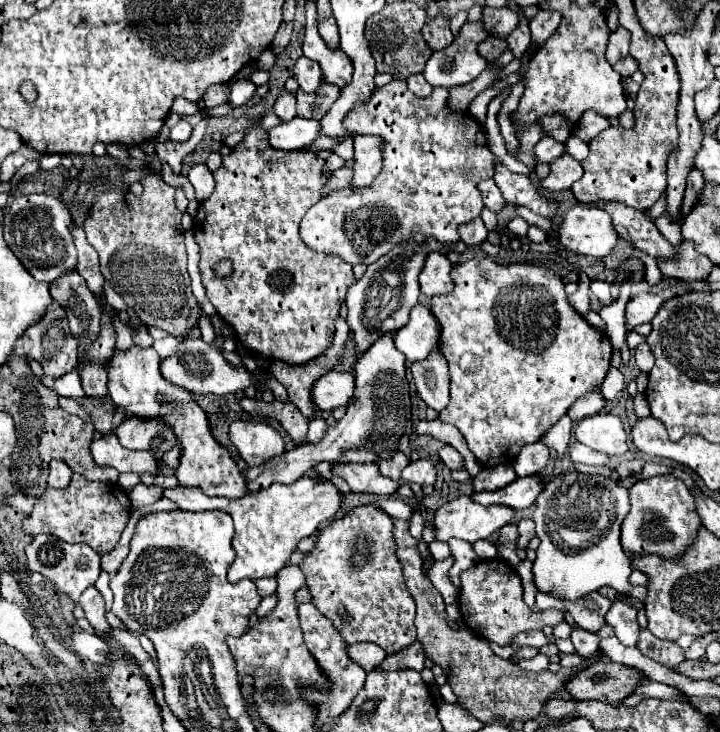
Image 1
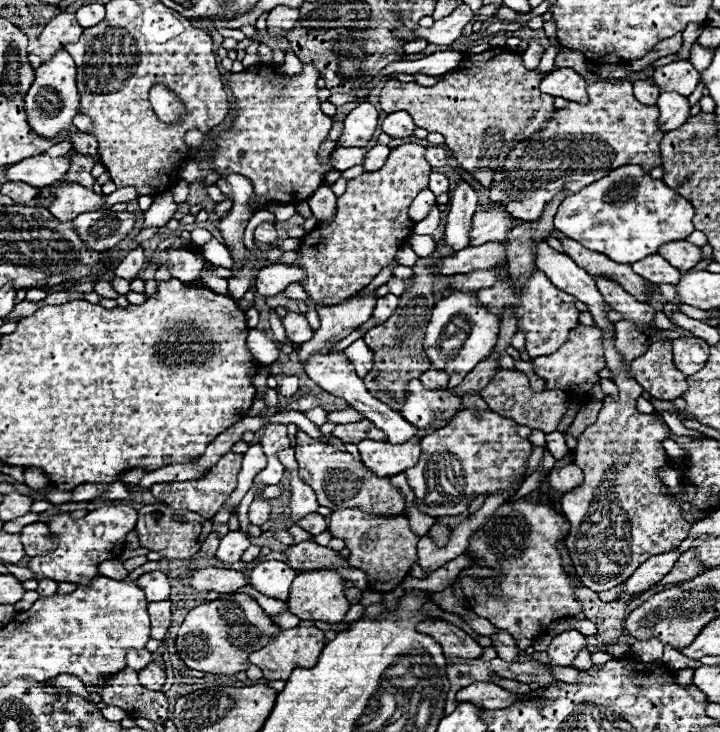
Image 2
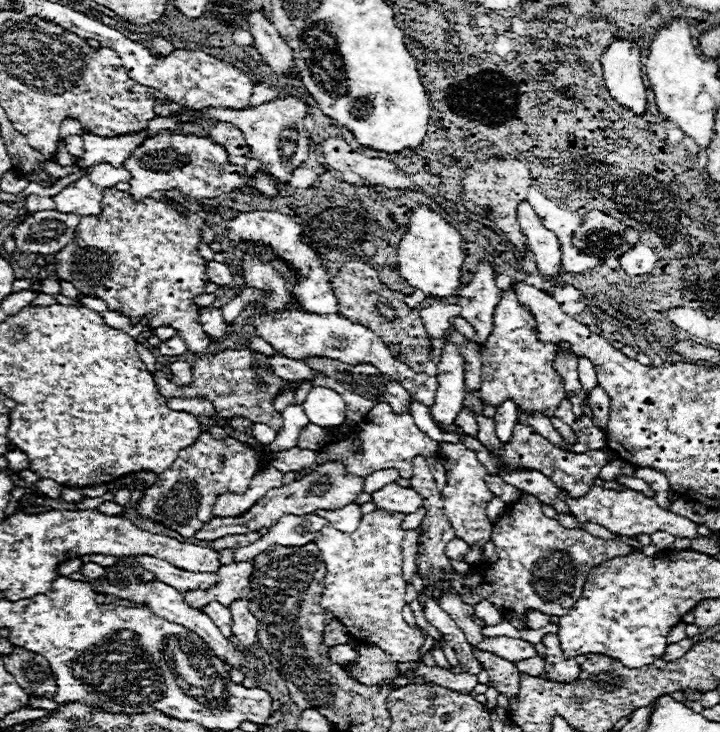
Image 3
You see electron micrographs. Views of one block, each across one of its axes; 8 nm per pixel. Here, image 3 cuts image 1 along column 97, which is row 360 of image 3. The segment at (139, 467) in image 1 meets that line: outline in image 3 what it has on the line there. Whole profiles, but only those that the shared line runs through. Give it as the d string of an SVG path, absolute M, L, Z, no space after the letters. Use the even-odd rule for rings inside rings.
M450 340L440 352L438 358L438 392L430 408L438 428L448 428L454 424L454 418L462 410L464 402L464 358L458 354L456 344Z

